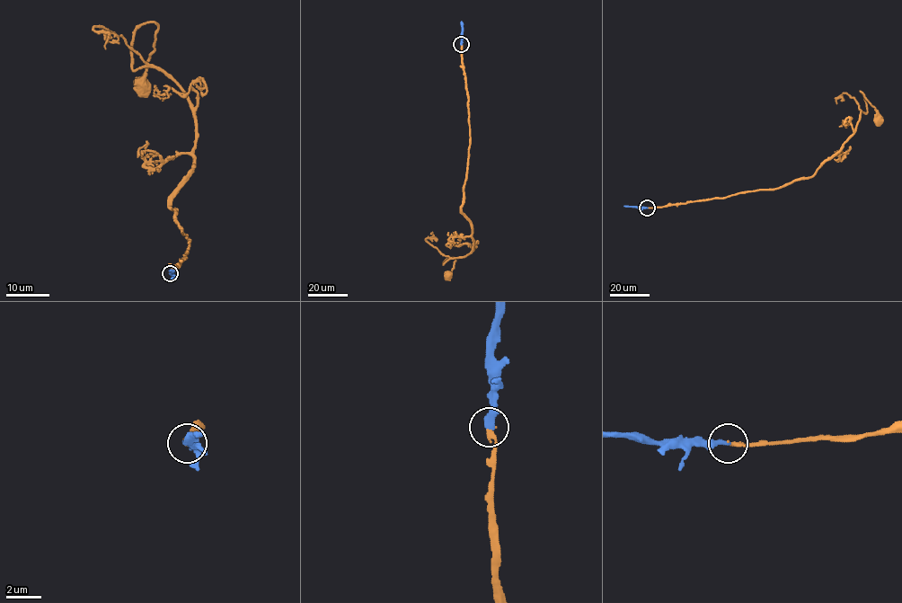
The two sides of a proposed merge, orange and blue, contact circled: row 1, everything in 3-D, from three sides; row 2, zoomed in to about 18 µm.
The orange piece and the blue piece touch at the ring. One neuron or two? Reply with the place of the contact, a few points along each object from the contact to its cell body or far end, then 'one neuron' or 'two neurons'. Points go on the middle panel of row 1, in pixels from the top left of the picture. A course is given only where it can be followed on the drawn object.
at (461, 44); orange runs (461, 44), (470, 132), (461, 213), (470, 222), (473, 250), (444, 261), (455, 260), (447, 275); blue runs (461, 44), (461, 21); one neuron

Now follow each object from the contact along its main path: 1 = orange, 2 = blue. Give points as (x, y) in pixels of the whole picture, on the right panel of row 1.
1: (647, 208), (776, 189), (811, 177), (853, 134), (861, 111), (867, 112), (861, 91), (875, 108), (878, 120)
2: (647, 208), (623, 206)

